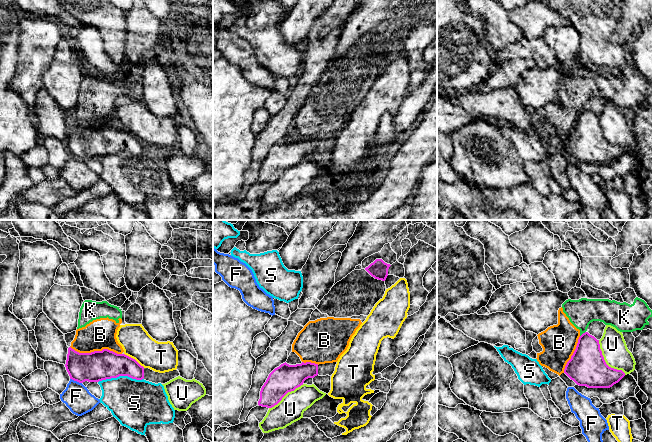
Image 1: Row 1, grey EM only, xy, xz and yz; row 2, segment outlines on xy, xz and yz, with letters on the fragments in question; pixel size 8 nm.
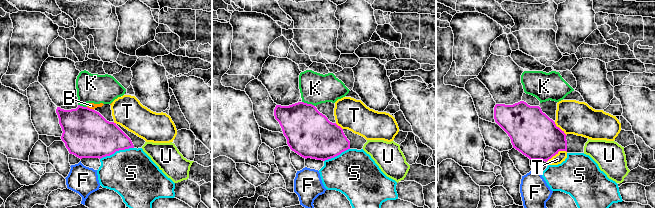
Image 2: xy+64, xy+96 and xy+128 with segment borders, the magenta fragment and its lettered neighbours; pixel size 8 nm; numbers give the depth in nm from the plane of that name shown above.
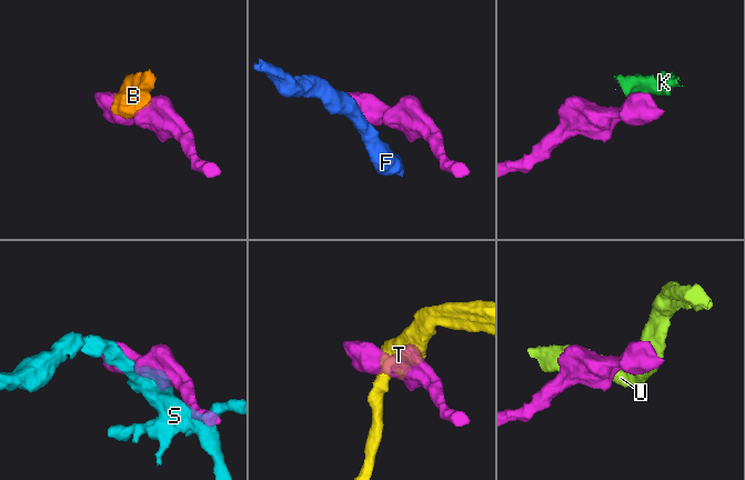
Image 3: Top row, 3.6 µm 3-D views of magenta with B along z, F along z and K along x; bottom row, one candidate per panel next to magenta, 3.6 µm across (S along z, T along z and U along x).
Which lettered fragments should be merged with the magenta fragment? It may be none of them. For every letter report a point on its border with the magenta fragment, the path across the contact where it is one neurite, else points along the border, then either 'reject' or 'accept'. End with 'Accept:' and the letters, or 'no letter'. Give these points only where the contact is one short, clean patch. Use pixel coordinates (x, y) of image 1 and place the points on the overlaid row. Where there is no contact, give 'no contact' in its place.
B: meets magenta in xy at (96, 351); reject
F: meets magenta in xy at (76, 380); border along xy (70, 378), (81, 383); reject
K: meets magenta in yz at (582, 334); border along yz (585, 331), (580, 336); reject
S: meets magenta in xy at (120, 375); reject
T: meets magenta in xy at (134, 359); reject
U: meets magenta in yz at (604, 361); reject
Accept: no letter

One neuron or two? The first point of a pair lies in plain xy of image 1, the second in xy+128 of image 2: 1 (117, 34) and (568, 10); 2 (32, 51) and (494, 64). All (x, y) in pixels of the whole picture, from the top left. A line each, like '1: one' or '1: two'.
1: two
2: two

